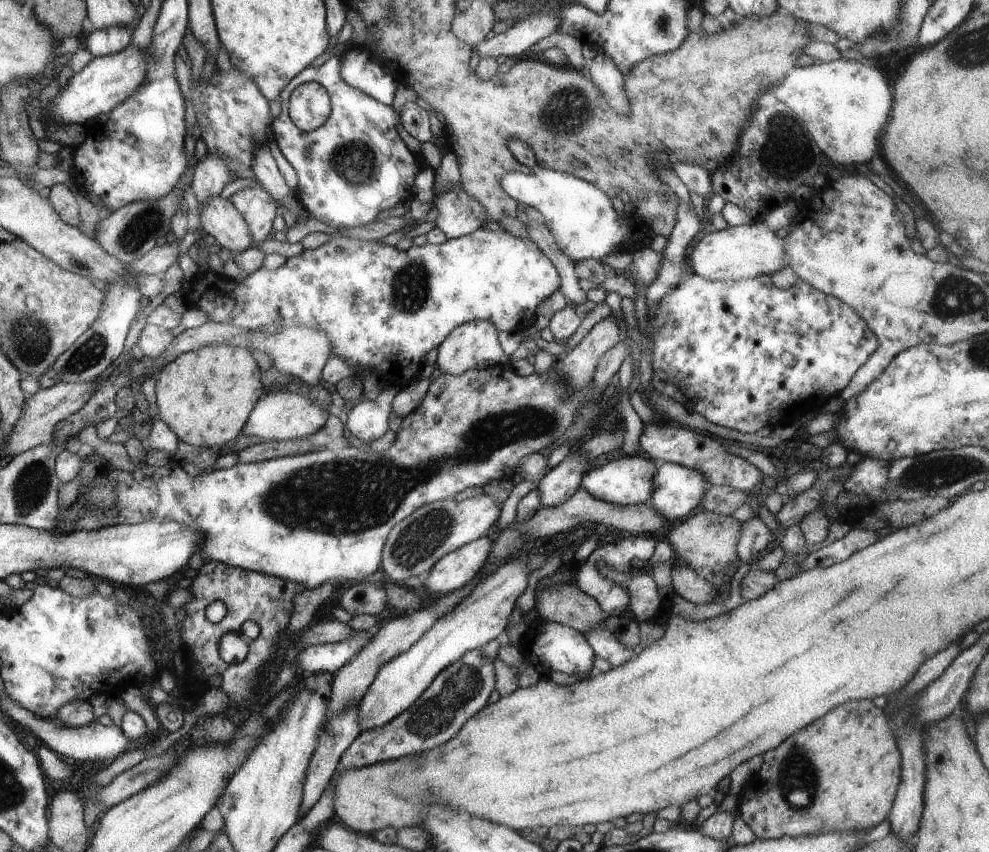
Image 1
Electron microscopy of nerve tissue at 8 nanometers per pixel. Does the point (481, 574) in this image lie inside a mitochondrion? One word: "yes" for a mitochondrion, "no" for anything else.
no

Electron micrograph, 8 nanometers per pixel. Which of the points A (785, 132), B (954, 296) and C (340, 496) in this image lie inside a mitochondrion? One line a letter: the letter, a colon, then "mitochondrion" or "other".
A: mitochondrion
B: mitochondrion
C: mitochondrion

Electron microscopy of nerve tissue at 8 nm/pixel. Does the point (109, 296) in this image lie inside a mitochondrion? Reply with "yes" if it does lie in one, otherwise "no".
no

